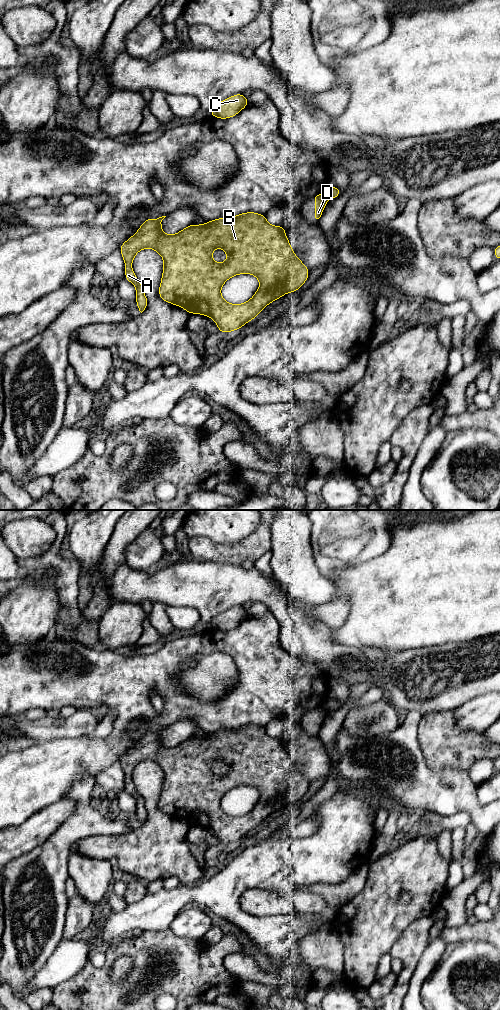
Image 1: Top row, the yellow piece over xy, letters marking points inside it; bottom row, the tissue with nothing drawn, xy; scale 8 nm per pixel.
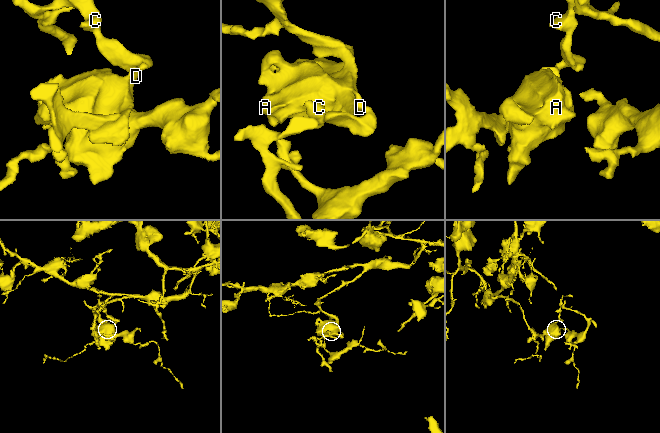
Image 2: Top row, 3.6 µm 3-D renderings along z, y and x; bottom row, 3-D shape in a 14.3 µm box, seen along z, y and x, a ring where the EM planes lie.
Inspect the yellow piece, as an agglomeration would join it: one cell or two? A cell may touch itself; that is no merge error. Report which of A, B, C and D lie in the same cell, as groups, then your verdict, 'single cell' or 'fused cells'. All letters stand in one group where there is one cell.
groups A B D / C; fused cells

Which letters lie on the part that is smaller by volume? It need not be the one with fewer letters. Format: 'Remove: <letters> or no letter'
Remove: C

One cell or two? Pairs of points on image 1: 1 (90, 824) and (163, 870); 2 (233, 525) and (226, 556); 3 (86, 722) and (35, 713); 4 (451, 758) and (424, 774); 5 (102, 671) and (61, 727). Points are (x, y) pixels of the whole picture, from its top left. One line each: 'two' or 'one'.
1: two
2: two
3: two
4: two
5: two

